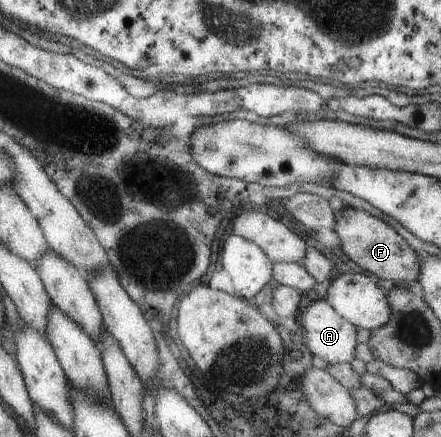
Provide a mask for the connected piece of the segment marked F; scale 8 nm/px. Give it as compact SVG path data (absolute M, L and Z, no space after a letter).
M343 206L333 213L333 219L335 219L335 225L332 230L340 241L339 249L361 269L373 273L381 280L389 279L398 285L417 279L421 269L419 256L389 225L366 211L349 206Z

